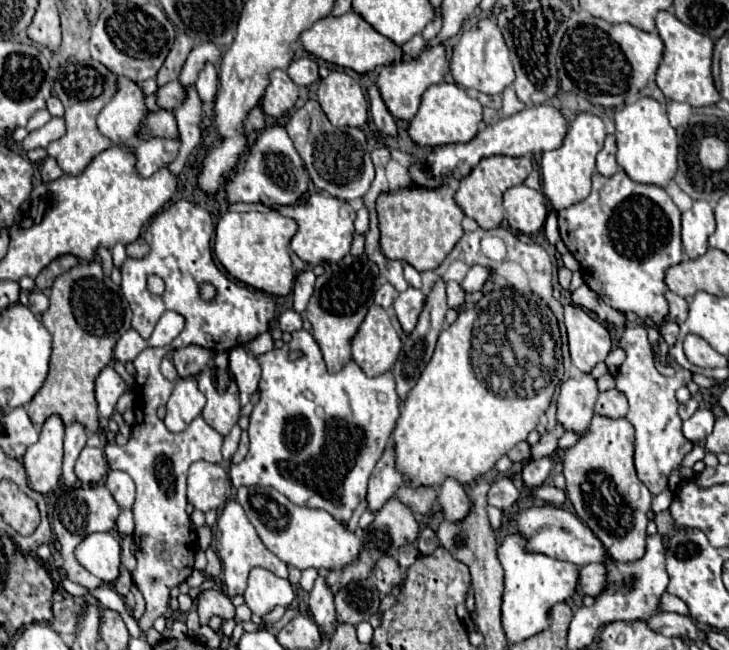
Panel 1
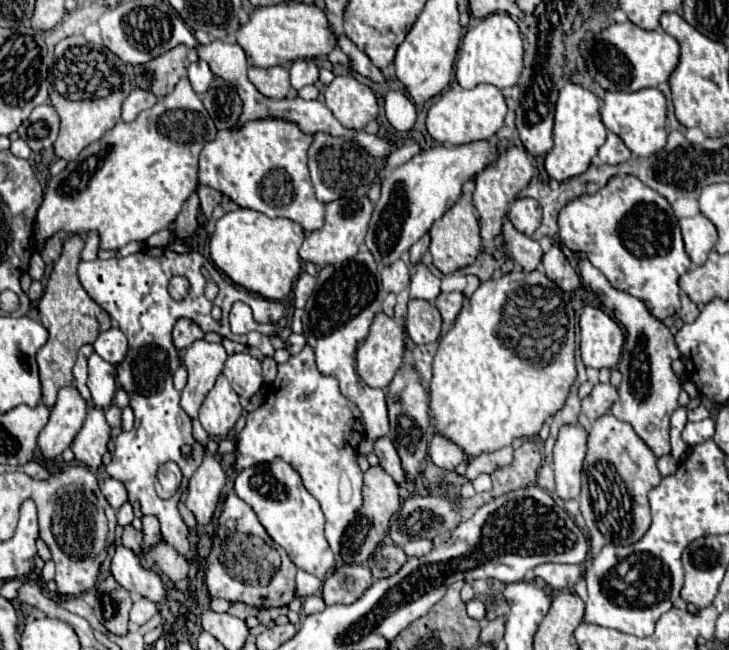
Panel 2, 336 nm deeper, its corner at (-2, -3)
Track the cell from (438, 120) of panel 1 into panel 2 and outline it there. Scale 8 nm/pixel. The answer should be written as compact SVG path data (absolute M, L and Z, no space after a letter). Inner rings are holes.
M478 85L474 89L448 89L442 97L430 107L426 117L426 129L432 139L444 145L462 145L470 141L482 141L504 125L506 101L500 89L494 85Z

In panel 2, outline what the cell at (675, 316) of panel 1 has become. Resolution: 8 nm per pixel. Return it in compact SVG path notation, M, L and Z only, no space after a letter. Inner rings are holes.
M682 291L680 293L680 299L682 299L682 307L680 307L680 311L678 311L678 317L684 321L684 323L692 323L696 317L698 317L698 305L696 303L692 303L690 301L690 297Z

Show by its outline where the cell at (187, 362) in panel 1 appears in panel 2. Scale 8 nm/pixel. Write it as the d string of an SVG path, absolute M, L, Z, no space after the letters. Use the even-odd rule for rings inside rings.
M178 319L178 323L174 325L174 331L172 331L172 341L174 341L176 349L186 349L202 337L204 337L202 329L190 319Z

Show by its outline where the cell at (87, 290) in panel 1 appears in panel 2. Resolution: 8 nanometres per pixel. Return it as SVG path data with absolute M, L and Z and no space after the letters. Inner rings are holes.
M72 235L64 243L64 251L60 259L54 263L46 291L38 303L40 321L50 333L46 345L36 353L36 363L40 367L40 381L42 381L42 403L46 407L54 405L60 387L72 385L72 367L76 363L78 349L86 343L94 343L102 331L110 329L110 315L86 293L86 289L78 281L76 269L80 263L82 249L84 239L80 235Z

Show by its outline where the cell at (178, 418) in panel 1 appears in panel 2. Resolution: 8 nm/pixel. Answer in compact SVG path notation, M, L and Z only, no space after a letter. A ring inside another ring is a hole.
M200 339L186 349L184 365L188 369L188 383L180 393L180 405L192 419L198 417L198 409L206 393L214 387L216 377L222 373L224 361L226 351L220 343L208 343Z

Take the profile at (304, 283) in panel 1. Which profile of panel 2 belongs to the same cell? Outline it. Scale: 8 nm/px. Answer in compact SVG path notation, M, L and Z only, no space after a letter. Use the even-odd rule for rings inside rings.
M306 271L300 273L300 277L298 277L296 285L294 285L294 307L296 309L304 309L308 297L314 291L314 283L316 283L316 279L312 275L308 275Z

